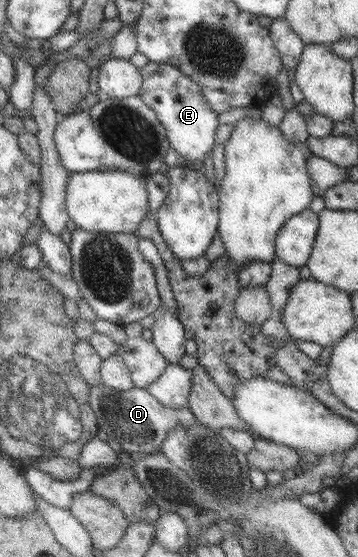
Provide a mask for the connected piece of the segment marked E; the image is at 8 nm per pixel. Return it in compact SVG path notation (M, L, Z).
M149 61L141 67L143 86L139 96L158 113L160 123L166 128L171 148L188 161L202 161L214 147L217 114L204 98L202 88L179 70L174 64Z

